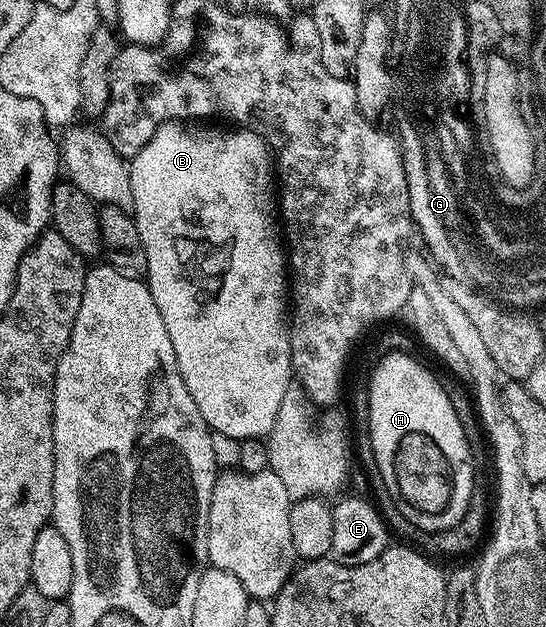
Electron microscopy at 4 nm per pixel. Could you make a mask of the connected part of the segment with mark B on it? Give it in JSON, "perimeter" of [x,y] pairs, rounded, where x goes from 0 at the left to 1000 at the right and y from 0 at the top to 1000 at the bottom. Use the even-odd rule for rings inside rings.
{"perimeter":[[[335,195],[297,198],[288,214],[280,214],[273,228],[238,257],[247,332],[244,343],[251,373],[258,373],[258,386],[266,392],[269,413],[266,445],[271,463],[280,469],[280,482],[288,482],[288,494],[295,494],[295,509],[302,514],[310,545],[317,545],[317,565],[332,603],[346,628],[353,628],[353,641],[361,641],[361,654],[368,654],[368,667],[375,667],[379,681],[388,691],[418,694],[419,699],[440,705],[460,700],[482,702],[495,697],[500,679],[507,673],[507,660],[515,654],[515,641],[527,619],[537,612],[527,542],[529,426],[522,413],[520,391],[515,388],[515,370],[507,362],[507,306],[500,298],[500,250],[480,217],[471,217],[465,211],[451,207],[407,211],[401,204],[372,203],[379,201],[344,201]]]}

